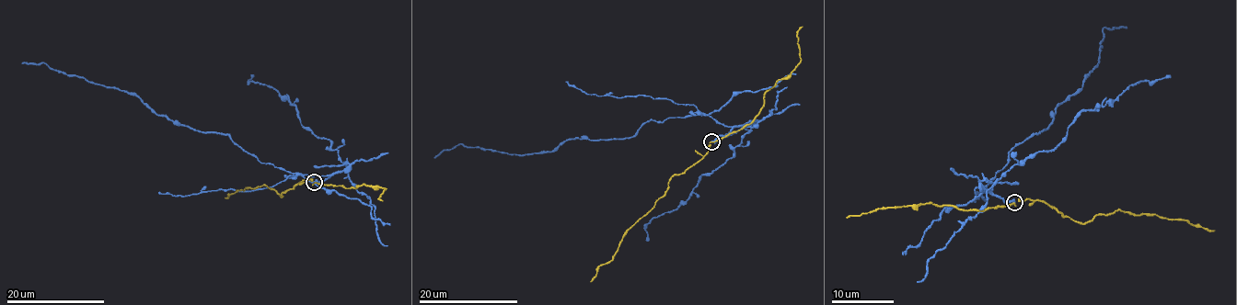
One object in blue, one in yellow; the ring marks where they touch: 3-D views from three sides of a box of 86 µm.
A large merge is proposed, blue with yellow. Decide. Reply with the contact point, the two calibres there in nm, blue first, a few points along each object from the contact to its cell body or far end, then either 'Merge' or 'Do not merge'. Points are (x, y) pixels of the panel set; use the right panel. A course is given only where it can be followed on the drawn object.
Place: (1014, 202). Thickness 320 nm (blue) against 150 nm. Course of blue: (1014, 203), (984, 187), (1011, 149), (1049, 127), (1056, 107), (1082, 88), (1100, 61), (1103, 28), (1127, 28). Course of yellow: (1014, 203), (1040, 200), (1074, 220), (1087, 223), (1098, 215), (1121, 210), (1181, 218), (1215, 230). Do not merge

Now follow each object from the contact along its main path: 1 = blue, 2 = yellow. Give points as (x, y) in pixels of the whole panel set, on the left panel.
1: (314, 183), (329, 176), (260, 163), (227, 134), (194, 130), (157, 115), (134, 95), (45, 63), (22, 63)
2: (314, 183), (312, 179), (306, 179), (280, 197), (274, 189), (261, 185), (240, 188), (225, 197)

